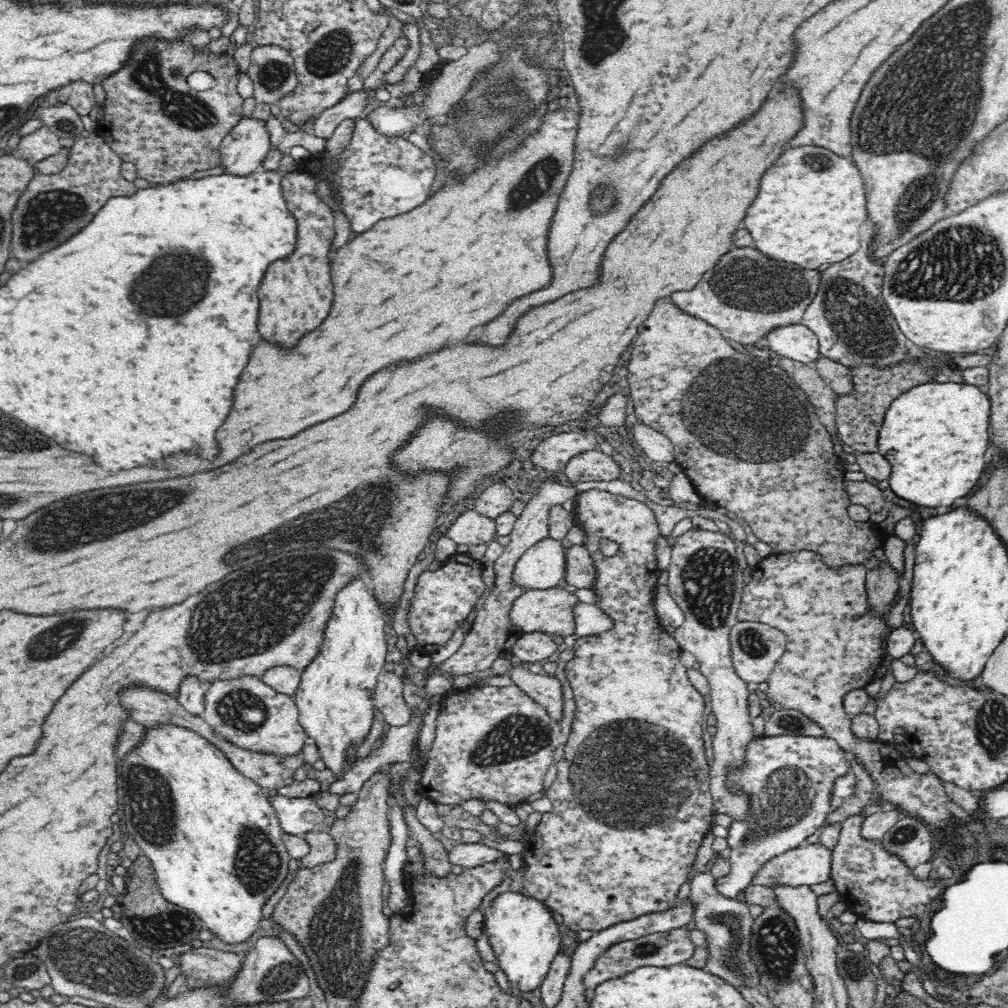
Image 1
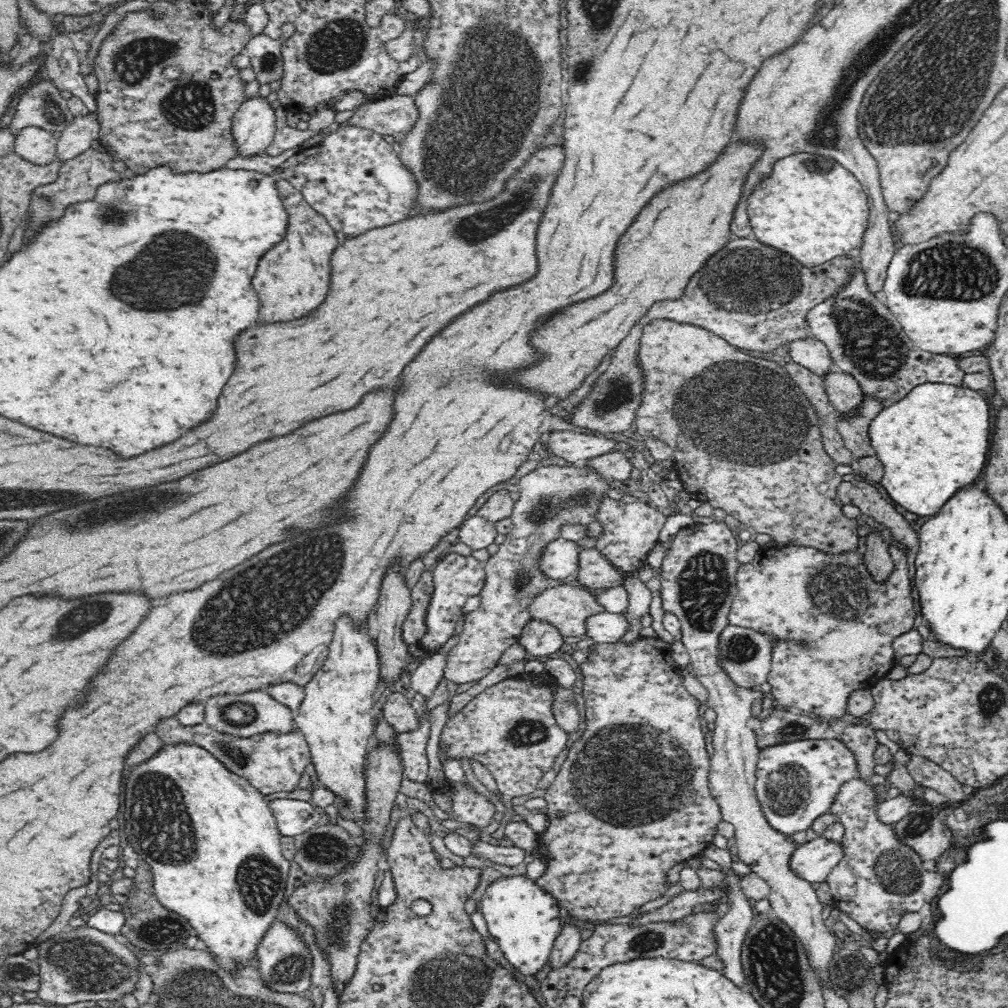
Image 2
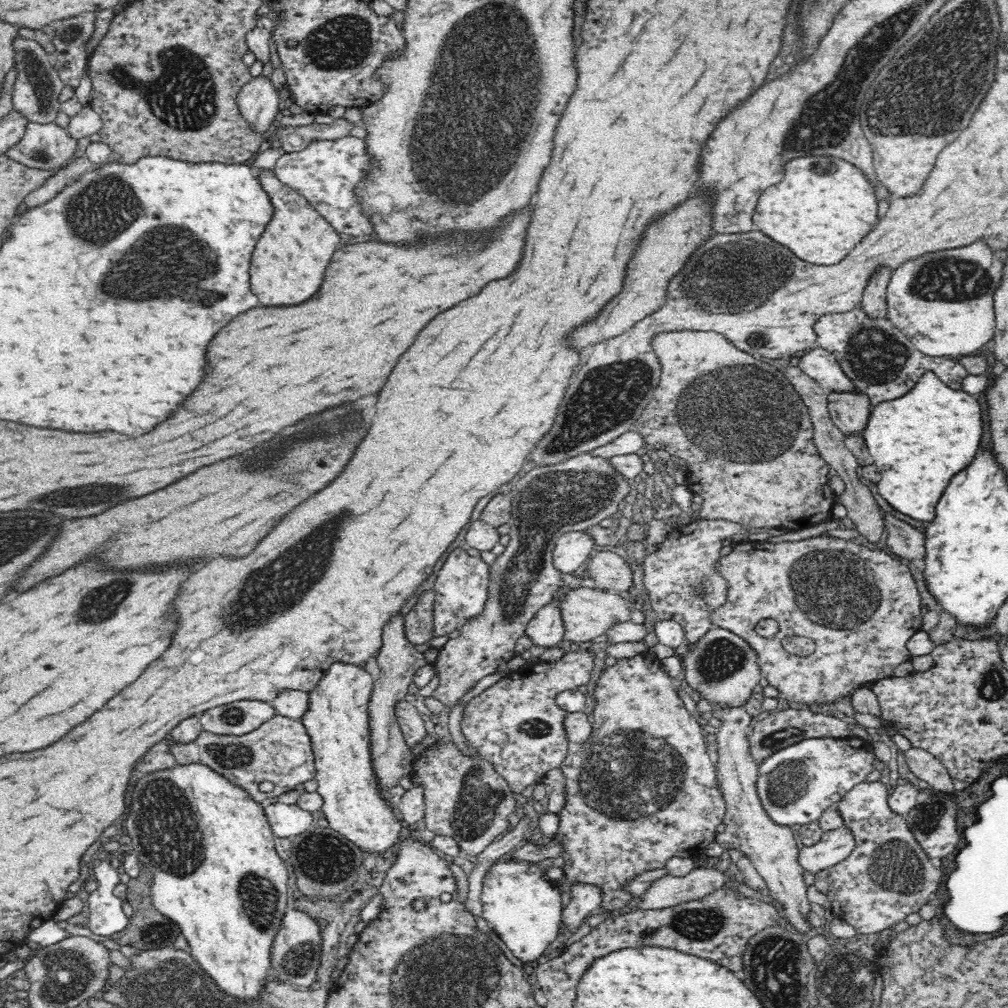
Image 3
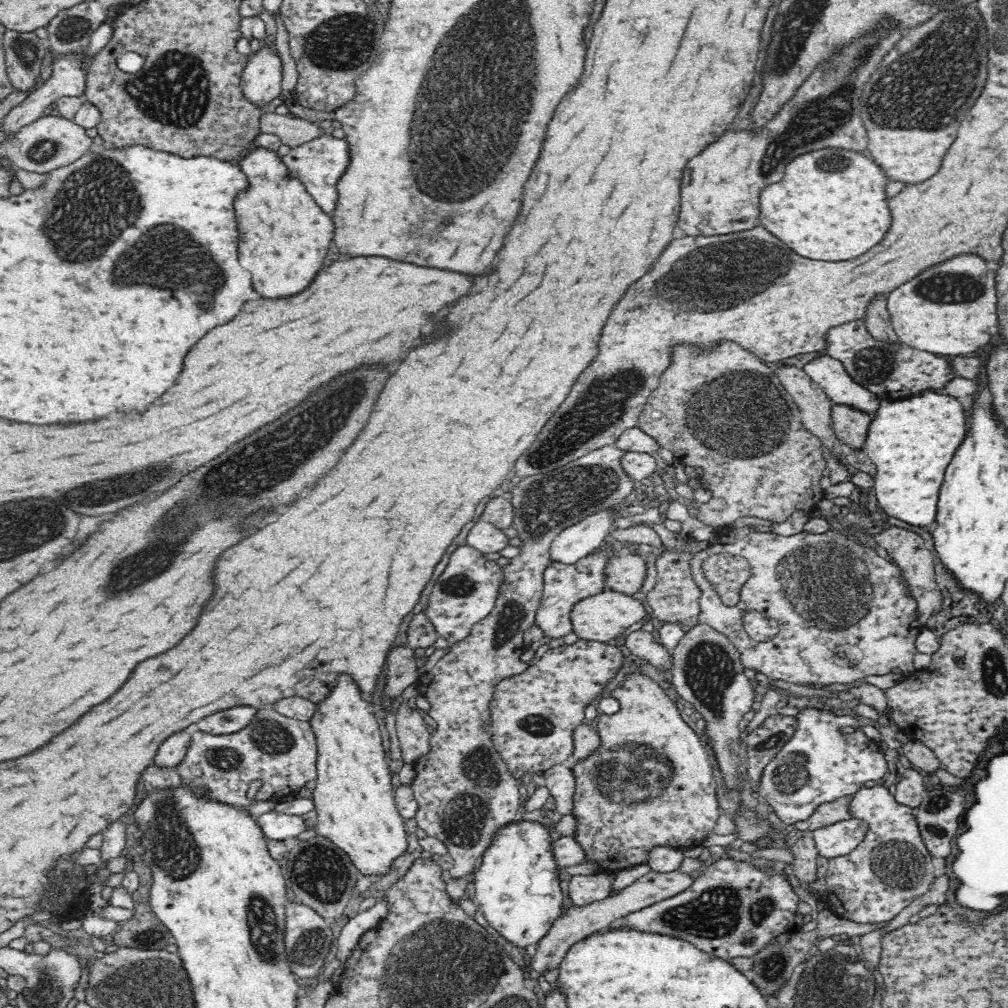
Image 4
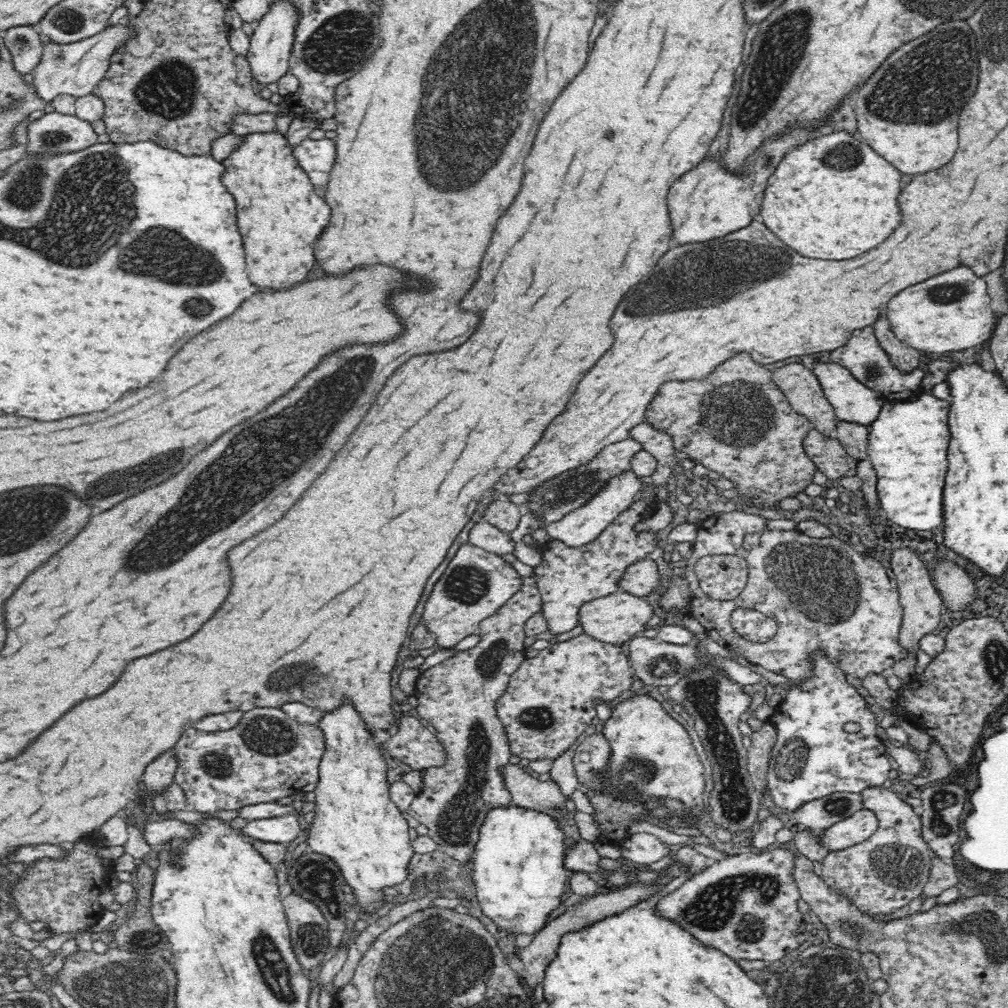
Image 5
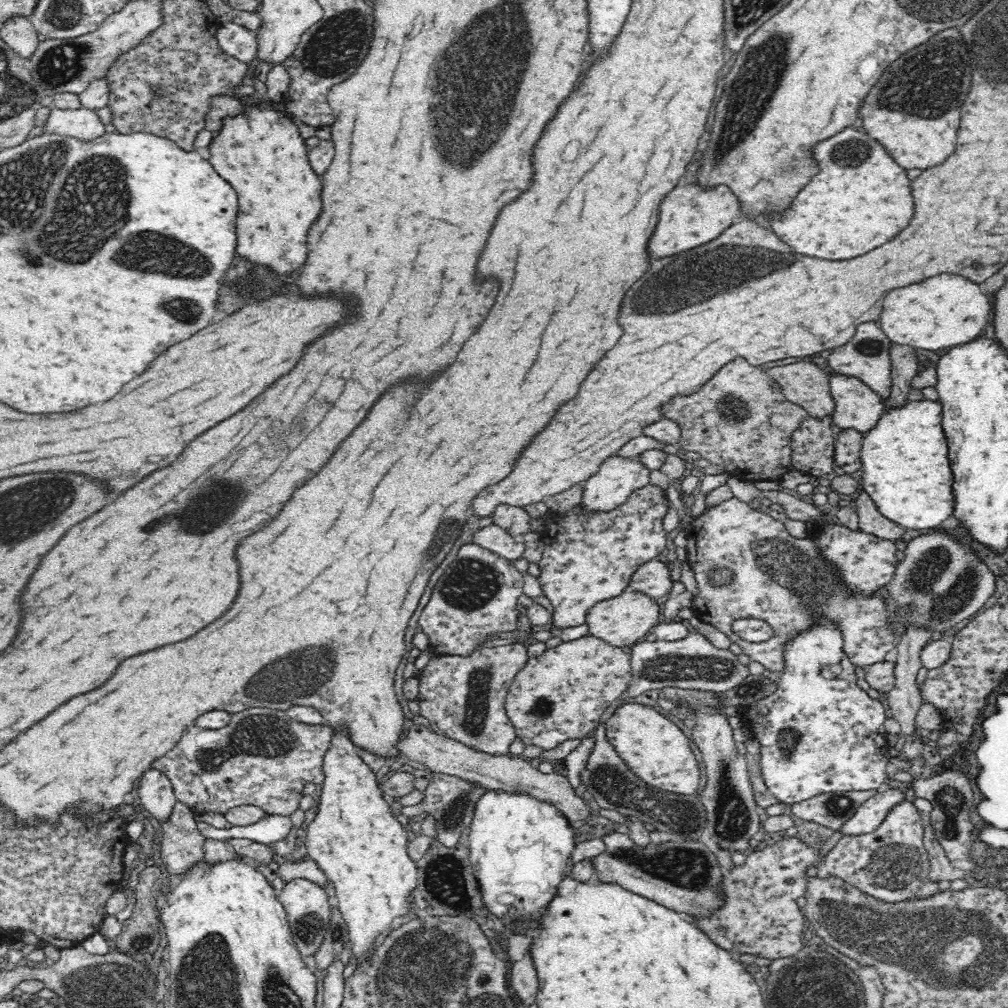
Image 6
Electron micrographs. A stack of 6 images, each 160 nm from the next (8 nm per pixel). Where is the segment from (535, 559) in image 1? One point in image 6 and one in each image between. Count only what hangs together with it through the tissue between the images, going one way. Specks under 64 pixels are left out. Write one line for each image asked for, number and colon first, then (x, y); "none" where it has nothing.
2: (558, 559)
3: (573, 549)
4: (584, 538)
5: (585, 525)
6: (606, 490)

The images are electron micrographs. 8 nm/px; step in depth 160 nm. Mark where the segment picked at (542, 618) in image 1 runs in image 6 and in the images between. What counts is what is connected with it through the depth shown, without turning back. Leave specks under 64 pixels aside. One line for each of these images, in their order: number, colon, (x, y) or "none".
2: (565, 607)
3: (586, 611)
4: (602, 617)
5: (615, 618)
6: (621, 621)

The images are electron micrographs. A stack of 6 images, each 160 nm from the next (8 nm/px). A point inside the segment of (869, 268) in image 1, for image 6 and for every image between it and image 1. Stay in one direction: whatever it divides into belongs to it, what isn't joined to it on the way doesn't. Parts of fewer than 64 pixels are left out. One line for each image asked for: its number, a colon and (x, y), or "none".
2: (863, 338)
3: (881, 362)
4: (891, 370)
5: (861, 354)
6: (866, 356)

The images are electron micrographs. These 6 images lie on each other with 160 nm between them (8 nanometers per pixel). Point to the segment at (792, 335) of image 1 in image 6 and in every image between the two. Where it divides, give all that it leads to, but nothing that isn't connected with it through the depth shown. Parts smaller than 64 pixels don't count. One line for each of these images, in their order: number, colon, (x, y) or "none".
2: (810, 352)
3: (820, 364)
4: (829, 373)
5: (852, 401)
6: (857, 406)

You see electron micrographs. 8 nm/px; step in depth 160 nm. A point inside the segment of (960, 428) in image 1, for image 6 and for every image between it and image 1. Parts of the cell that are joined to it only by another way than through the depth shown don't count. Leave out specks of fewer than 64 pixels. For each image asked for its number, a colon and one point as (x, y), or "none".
2: (934, 442)
3: (921, 441)
4: (911, 441)
5: (907, 443)
6: (906, 470)

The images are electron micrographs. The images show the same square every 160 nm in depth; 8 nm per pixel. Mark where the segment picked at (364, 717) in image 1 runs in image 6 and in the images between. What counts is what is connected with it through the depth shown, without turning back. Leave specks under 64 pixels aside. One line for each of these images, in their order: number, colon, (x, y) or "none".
2: (335, 716)
3: (336, 718)
4: (355, 804)
5: (355, 821)
6: (356, 840)

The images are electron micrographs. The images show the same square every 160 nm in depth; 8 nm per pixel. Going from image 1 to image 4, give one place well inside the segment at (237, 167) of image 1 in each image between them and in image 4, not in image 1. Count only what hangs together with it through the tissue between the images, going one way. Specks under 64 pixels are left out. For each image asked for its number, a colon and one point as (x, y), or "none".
2: (253, 127)
3: (257, 102)
4: (261, 80)

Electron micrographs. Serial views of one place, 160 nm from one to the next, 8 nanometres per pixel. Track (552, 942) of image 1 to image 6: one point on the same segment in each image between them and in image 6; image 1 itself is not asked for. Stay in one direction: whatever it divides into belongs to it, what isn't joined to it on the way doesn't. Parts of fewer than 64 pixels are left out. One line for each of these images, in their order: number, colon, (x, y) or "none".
2: (523, 920)
3: (521, 905)
4: (517, 886)
5: (518, 872)
6: (519, 848)

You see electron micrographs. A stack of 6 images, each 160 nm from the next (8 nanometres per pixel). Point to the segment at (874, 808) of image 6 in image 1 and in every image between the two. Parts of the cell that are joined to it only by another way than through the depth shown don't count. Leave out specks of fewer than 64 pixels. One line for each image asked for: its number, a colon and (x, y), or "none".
1: (807, 865)
2: (813, 861)
3: (835, 846)
4: (835, 841)
5: (850, 831)

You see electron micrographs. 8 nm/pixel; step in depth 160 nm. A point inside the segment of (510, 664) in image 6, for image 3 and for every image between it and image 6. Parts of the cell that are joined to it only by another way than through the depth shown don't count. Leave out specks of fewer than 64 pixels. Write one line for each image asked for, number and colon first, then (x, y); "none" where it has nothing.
3: (464, 799)
4: (465, 794)
5: (456, 698)

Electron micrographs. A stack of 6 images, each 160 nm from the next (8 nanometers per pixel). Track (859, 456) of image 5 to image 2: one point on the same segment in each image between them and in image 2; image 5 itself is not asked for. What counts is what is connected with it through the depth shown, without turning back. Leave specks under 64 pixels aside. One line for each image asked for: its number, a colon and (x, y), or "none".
2: (844, 391)
3: (850, 411)
4: (851, 424)

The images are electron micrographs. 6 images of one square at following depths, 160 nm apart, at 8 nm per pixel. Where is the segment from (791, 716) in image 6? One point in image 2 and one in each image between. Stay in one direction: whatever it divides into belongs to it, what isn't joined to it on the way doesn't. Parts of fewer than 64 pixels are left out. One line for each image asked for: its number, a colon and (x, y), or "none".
2: (797, 782)
3: (796, 785)
4: (819, 765)
5: (813, 756)

